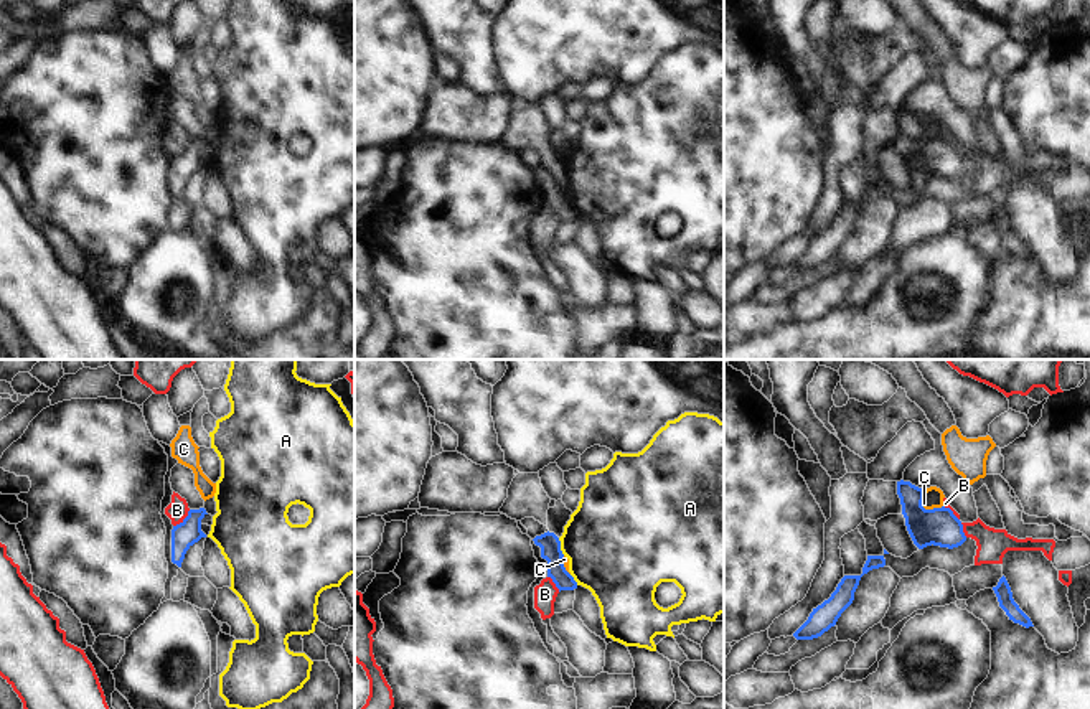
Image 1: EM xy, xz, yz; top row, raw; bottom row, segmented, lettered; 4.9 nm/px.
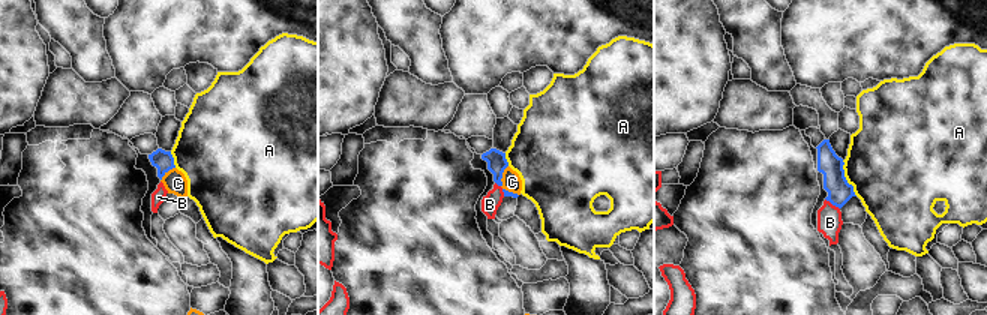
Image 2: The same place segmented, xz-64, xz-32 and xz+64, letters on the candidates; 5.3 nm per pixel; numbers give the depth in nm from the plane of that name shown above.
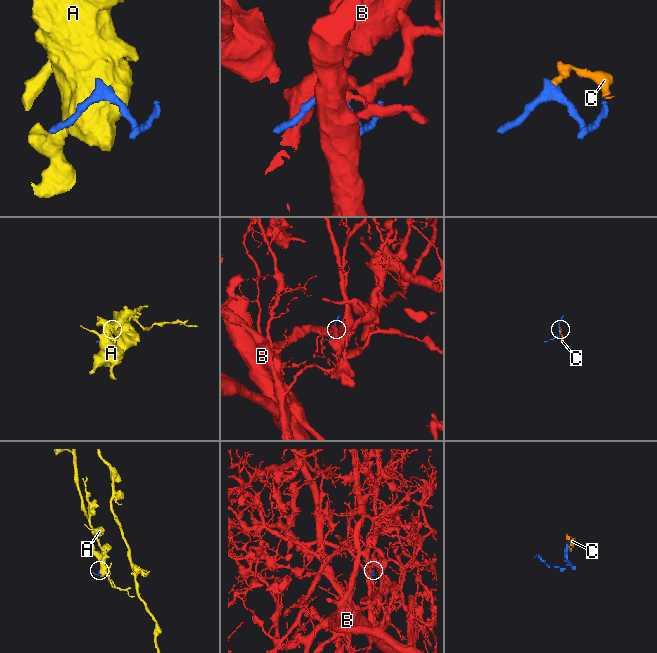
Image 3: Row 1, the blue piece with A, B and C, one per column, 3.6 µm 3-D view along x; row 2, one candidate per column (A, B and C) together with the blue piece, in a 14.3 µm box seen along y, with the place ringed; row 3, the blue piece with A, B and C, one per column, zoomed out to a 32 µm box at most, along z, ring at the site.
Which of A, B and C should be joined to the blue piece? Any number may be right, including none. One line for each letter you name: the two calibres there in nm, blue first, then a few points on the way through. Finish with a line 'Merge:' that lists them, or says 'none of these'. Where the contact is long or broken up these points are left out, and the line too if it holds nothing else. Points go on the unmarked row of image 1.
Merge: none of these.

